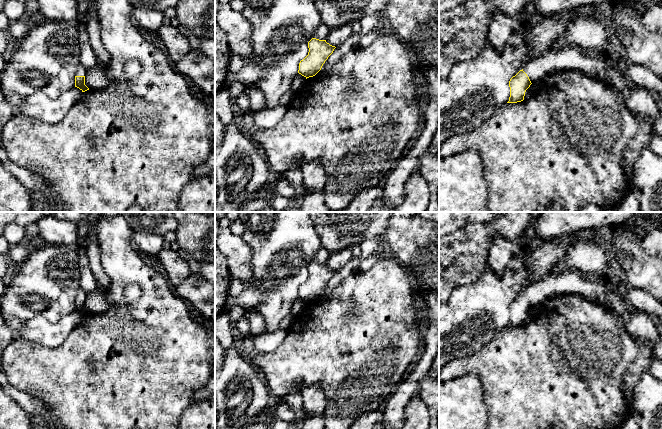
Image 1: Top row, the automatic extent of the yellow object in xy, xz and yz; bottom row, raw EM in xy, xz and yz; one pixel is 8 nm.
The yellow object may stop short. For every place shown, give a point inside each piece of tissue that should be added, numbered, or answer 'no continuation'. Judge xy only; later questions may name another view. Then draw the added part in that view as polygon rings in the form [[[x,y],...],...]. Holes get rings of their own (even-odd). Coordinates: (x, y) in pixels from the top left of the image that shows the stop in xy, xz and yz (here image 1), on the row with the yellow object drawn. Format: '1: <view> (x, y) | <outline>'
1: xy (80, 70) | [[[79,63],[75,71],[75,76],[85,76],[86,72],[87,69],[81,63]]]

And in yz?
1: yz (603, 67) | [[[565,47],[558,51],[549,49],[523,68],[532,84],[541,82],[547,75],[569,70],[581,71],[611,84],[625,102],[635,88],[626,83],[616,60],[607,55],[585,54],[576,47]]]

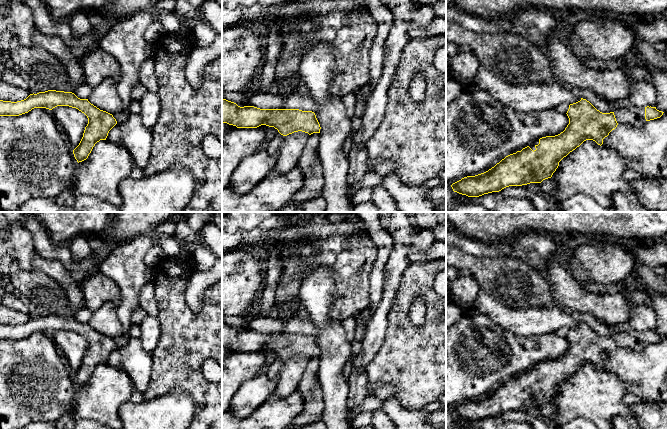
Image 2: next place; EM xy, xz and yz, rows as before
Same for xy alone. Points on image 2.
no continuation

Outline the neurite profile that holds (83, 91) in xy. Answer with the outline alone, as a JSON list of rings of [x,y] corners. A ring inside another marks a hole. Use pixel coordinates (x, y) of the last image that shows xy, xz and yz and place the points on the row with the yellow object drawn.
[[[83,81],[81,84],[78,85],[76,90],[74,91],[74,94],[80,99],[88,99],[92,92],[92,89],[93,88],[91,86]]]

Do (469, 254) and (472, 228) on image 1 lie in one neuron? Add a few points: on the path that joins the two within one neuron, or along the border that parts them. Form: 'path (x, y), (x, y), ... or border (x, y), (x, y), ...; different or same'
path (469, 248), (472, 234); same

